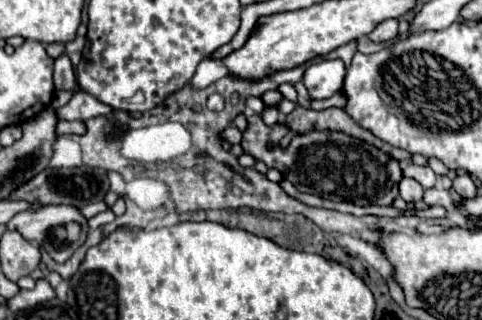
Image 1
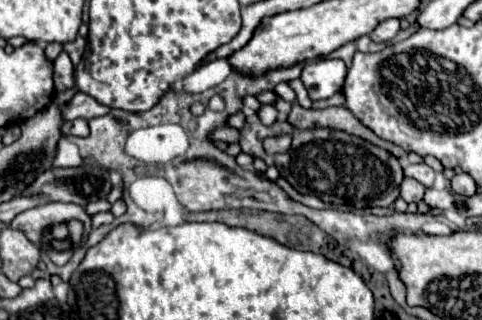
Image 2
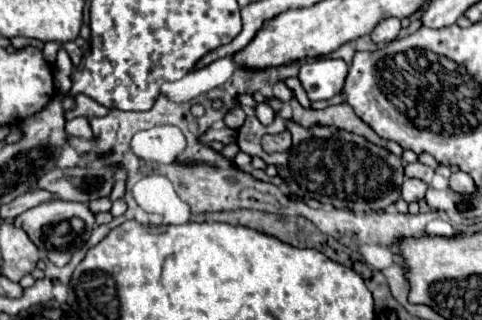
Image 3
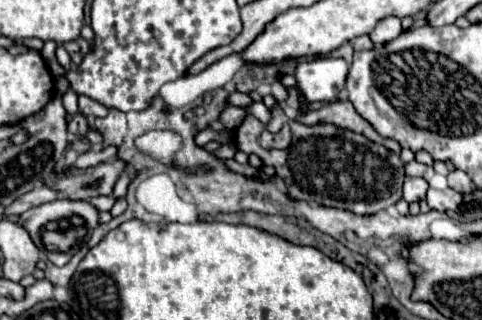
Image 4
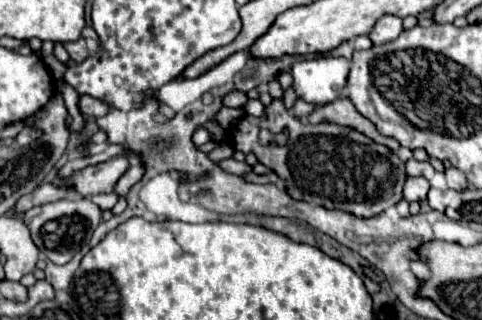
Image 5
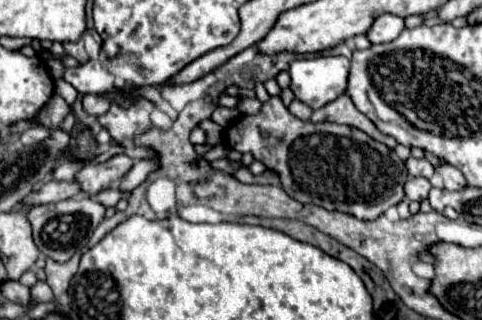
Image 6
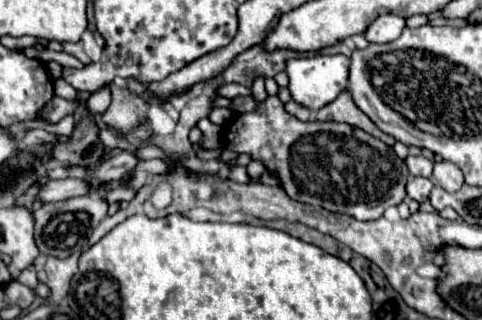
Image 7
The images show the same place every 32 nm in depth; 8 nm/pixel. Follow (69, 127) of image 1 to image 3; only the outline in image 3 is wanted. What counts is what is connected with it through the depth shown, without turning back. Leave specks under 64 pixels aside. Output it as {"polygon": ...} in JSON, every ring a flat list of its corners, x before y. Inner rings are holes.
{"polygon":[[80,117,73,119,73,136,92,139,93,133,87,118]]}

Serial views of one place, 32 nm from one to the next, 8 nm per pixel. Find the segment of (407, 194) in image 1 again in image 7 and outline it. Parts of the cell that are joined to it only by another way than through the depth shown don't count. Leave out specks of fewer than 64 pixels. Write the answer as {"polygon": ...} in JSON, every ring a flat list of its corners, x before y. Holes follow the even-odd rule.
{"polygon":[[414,176,408,178,406,192,408,192,408,196,410,196,412,200,418,200,418,202,428,200,430,190,432,190,432,182,430,182,428,178,414,178]]}

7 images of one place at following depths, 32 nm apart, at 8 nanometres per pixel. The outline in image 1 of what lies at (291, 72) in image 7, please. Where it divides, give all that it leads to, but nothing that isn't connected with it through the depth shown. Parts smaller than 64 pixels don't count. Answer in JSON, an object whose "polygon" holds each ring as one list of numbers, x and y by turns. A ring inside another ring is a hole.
{"polygon":[[322,60,312,64,304,72,304,86,310,92,310,98,324,100,330,98,334,92,342,90,344,82,344,62,342,60]]}

